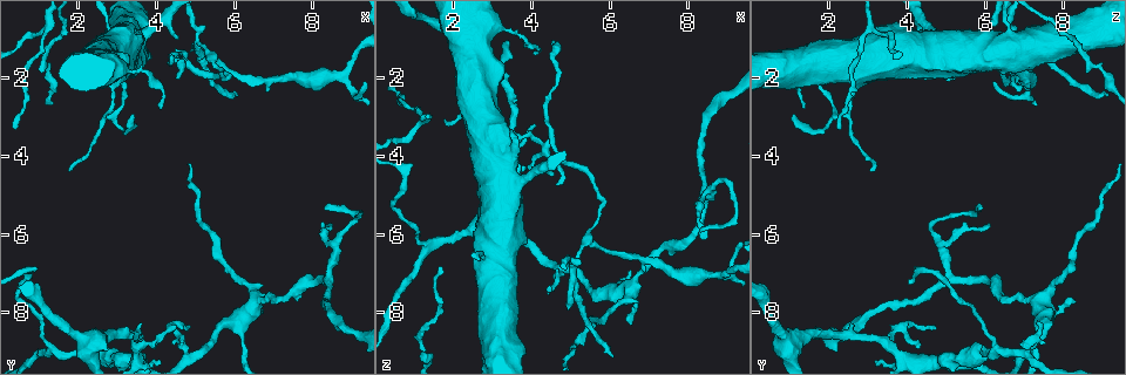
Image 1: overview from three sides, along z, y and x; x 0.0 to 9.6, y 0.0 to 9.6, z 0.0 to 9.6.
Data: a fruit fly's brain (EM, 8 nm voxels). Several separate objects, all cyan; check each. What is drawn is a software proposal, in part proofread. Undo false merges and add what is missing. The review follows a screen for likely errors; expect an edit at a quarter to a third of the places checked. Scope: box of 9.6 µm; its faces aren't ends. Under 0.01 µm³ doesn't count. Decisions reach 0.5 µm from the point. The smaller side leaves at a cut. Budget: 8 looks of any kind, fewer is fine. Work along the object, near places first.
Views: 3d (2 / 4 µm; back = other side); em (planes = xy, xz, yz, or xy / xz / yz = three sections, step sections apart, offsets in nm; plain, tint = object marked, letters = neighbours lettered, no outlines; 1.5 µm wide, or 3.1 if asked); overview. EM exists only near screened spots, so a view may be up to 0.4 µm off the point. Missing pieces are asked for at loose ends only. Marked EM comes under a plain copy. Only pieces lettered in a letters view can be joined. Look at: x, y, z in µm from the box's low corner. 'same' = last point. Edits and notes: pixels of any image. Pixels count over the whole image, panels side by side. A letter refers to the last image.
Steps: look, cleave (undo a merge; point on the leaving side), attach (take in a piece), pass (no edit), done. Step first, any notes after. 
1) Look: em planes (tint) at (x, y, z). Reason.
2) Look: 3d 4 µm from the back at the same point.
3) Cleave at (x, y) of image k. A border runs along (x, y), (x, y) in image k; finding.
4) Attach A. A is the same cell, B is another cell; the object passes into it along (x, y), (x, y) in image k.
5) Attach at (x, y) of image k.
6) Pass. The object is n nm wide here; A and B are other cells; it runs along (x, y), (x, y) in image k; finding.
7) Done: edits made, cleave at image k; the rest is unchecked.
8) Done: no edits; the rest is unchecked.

Look: em planes (letters) at (3.55, 8.85, 3.50). Two arms in line, one across.

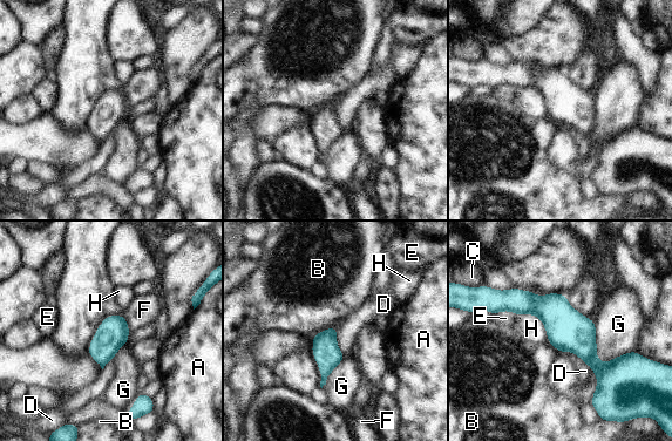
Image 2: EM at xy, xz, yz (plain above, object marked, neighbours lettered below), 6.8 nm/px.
Pass. The object is 160 nm wide here; A, B, C, D, E, F, G and H are other cells; it runs along (495, 304), (543, 307), (599, 366), (624, 358) in image 2; one neuron here.

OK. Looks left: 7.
Look: em planes (tint) at (5.10, 1.05, 6.70). Sharp bend.

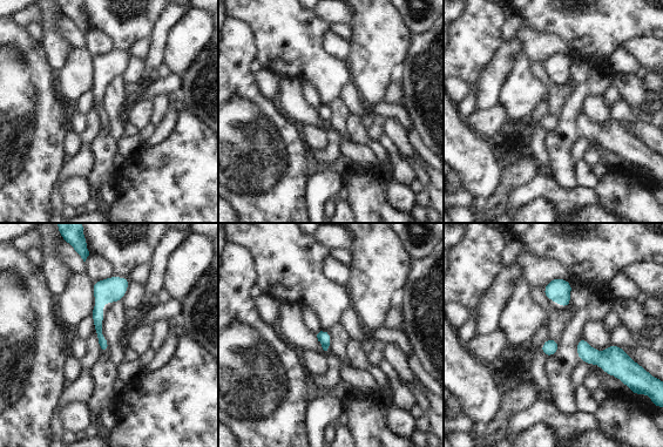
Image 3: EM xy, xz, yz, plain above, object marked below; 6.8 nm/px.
Look: em planes (letters) at the same point.

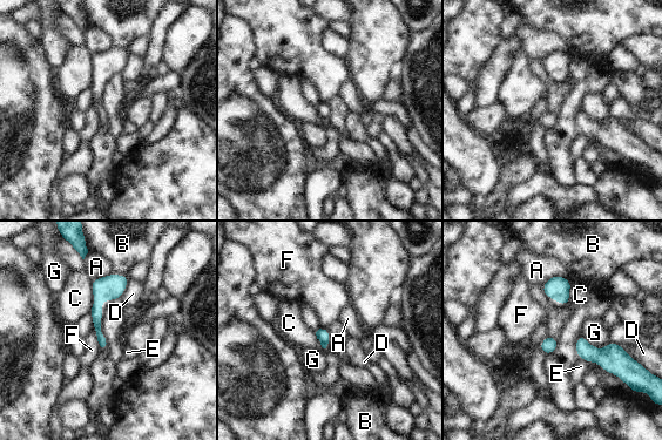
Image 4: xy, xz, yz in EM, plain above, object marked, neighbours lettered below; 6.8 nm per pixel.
Pass. The longest contact is with C, 220 nm; A, B, C, D, E, F and G are other cells; it runs along (125, 278), (96, 304), (102, 346) in image 4; all the same neuron.

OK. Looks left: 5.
Look: em xz step 8 (letters) at (6.10, 2.45, 9.15).

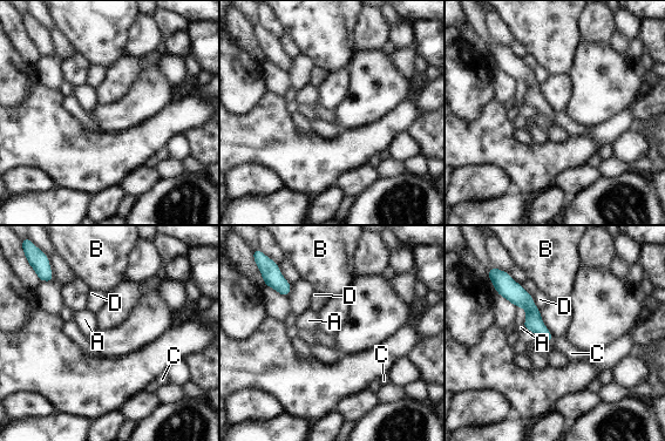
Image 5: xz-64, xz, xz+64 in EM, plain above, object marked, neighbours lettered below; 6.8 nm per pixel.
Look: em planes (letters) at the same point. Another direction.

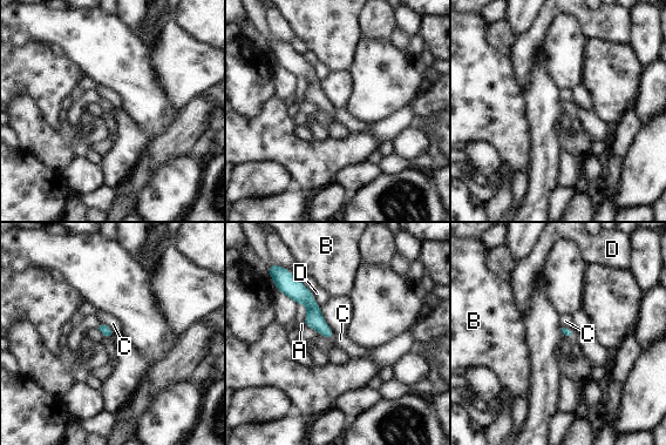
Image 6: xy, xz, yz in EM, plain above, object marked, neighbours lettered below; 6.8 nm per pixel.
Pass. A, B, C and D are other cells; a border runs along (102, 323), (113, 331) in image 6; no lettered piece goes on from it.

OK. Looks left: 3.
Look: em yz step 4 (tint) at (2.90, 0.95, 6.60). Sudden change in width.

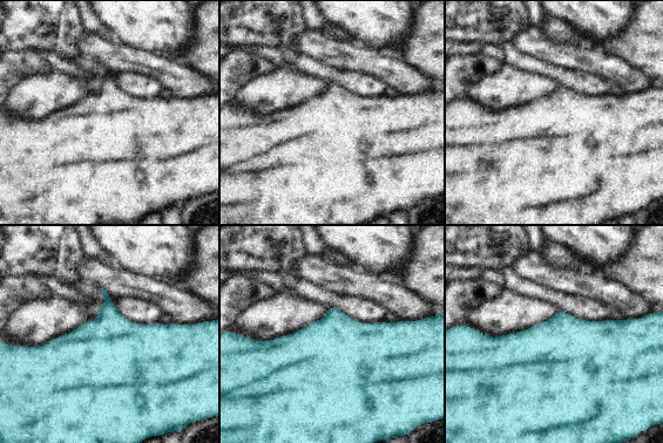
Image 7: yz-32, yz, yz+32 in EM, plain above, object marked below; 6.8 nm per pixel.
Look: em planes (letters) at the same point. Cut it another way.

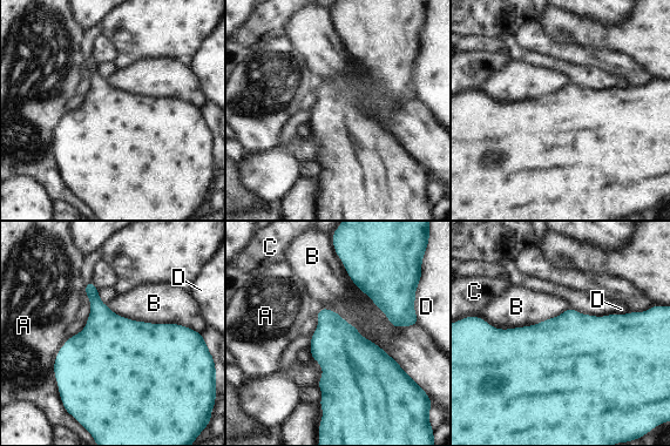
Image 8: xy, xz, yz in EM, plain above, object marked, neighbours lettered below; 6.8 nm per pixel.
Pass. The longest contact is with B, 750 nm; A, B, C and D are other cells; a border runs along (334, 252), (393, 326), (417, 325) in image 8; all the same neuron.

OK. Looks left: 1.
Done: no edits; the rest is unchecked.

